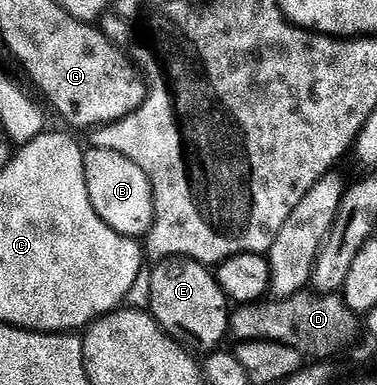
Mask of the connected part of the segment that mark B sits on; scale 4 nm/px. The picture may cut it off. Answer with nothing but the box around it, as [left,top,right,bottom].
[84,148,154,239]

